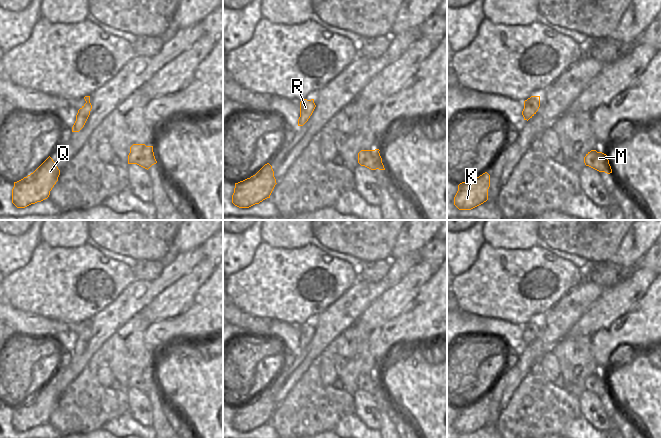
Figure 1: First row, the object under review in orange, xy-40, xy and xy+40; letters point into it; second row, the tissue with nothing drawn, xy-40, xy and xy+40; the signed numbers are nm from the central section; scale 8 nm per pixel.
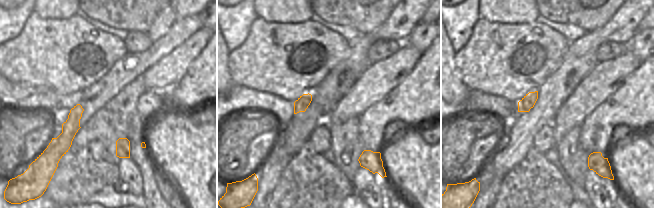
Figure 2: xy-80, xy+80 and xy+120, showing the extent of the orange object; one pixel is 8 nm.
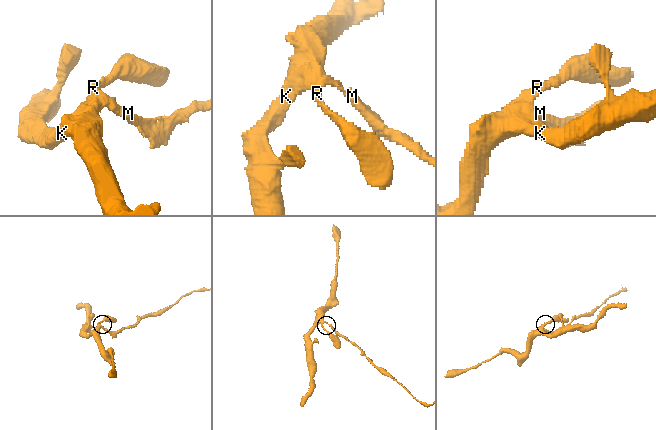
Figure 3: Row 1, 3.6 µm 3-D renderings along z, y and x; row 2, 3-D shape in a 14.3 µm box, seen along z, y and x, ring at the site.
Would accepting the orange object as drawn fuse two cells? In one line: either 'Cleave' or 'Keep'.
Cleave.

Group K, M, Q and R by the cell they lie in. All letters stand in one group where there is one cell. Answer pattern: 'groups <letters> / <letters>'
groups K Q R / M

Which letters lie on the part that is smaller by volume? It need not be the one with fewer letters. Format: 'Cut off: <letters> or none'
Cut off: M

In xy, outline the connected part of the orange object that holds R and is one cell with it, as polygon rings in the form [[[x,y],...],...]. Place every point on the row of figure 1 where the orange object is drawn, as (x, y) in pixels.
[[[304,99],[300,102],[300,117],[298,119],[298,126],[303,126],[312,115],[316,105],[314,99]]]

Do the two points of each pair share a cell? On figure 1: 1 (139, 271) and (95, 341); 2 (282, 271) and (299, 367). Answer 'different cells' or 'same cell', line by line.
1: different cells
2: different cells

